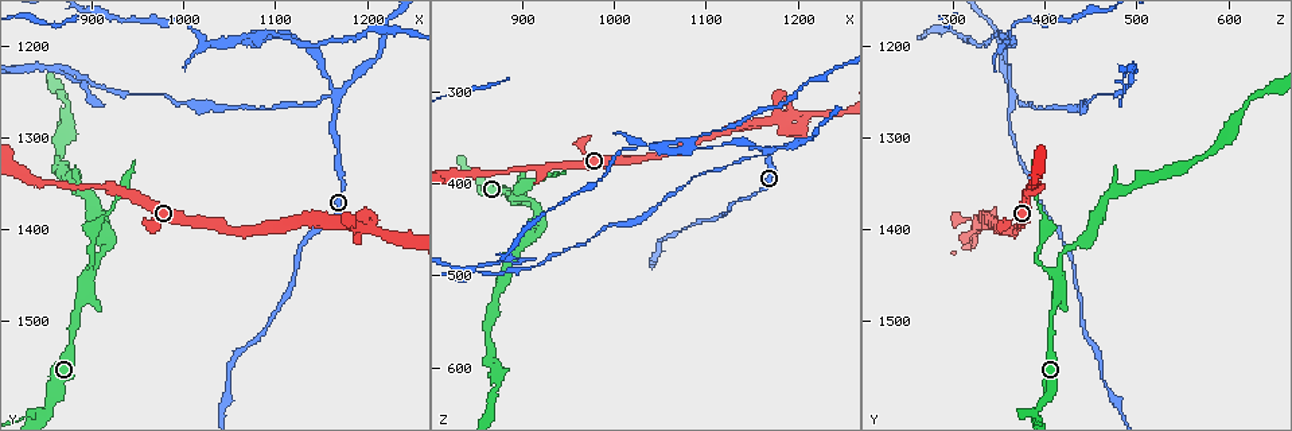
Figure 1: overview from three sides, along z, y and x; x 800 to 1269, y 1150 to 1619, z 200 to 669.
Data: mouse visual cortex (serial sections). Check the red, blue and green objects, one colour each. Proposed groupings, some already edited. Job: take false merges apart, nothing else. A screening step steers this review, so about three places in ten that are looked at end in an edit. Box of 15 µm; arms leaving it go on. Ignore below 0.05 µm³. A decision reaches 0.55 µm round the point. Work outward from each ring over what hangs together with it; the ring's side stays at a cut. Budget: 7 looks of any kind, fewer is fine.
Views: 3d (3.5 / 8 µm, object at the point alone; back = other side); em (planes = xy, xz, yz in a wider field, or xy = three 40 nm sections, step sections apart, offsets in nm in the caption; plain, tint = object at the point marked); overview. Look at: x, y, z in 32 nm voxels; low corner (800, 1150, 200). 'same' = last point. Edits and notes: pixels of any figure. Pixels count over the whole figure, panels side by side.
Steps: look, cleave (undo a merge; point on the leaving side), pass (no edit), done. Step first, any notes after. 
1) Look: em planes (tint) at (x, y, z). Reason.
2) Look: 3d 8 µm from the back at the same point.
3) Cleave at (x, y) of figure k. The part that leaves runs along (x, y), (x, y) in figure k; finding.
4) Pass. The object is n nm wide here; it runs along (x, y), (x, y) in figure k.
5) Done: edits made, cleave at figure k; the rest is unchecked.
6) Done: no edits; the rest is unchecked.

Look: 3d 3.5 µm at (1180, 1390, 325). Looks like a crossing.

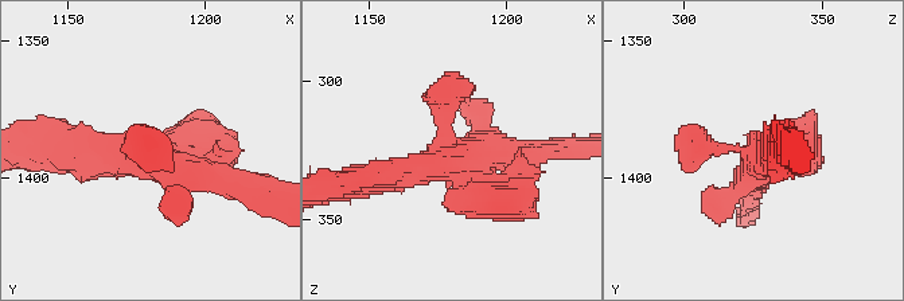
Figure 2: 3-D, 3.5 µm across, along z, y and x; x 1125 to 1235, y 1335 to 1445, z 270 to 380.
Cleave at (518, 215) of figure 2. The part that leaves runs along (472, 183), (514, 196), (534, 179) in figure 2; a second cell is stuck on.

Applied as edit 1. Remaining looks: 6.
Look: overview.

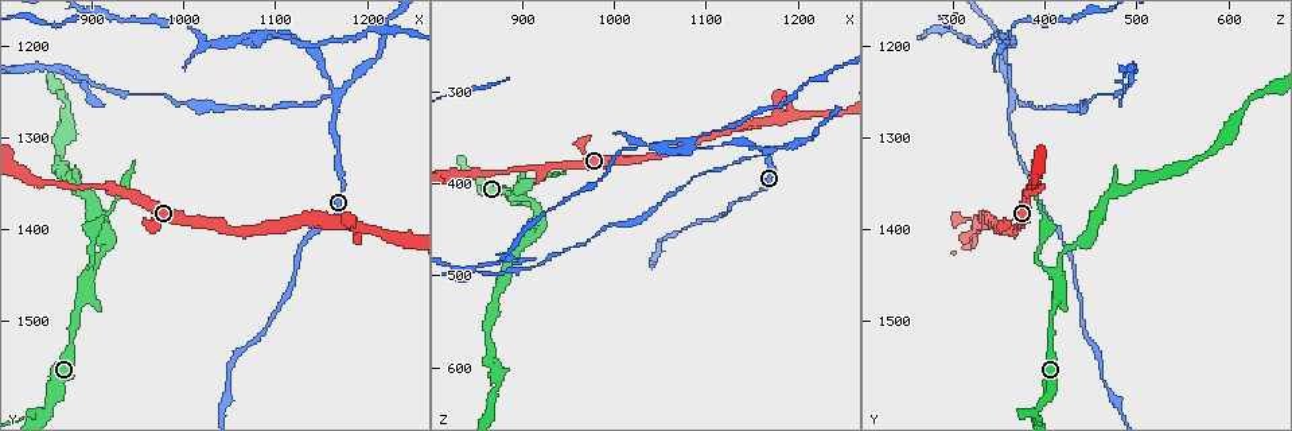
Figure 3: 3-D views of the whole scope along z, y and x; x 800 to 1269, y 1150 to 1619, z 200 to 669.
Look: 3d 8 µm from the back at (1165, 1255, 365). Abrupt turn.

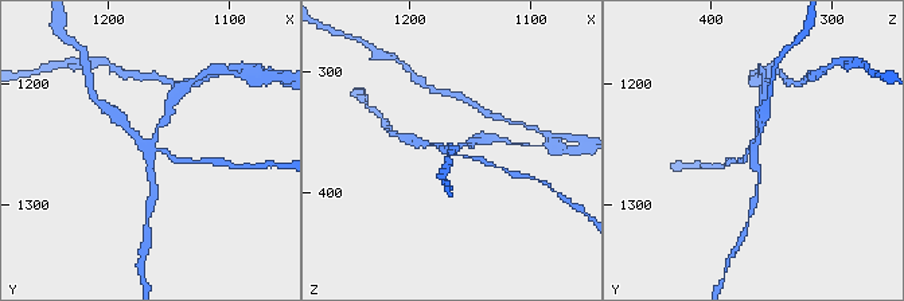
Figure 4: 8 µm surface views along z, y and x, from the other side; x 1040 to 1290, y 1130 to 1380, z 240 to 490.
Look: em xy step 1 (tint) at (1166, 1254, 368).

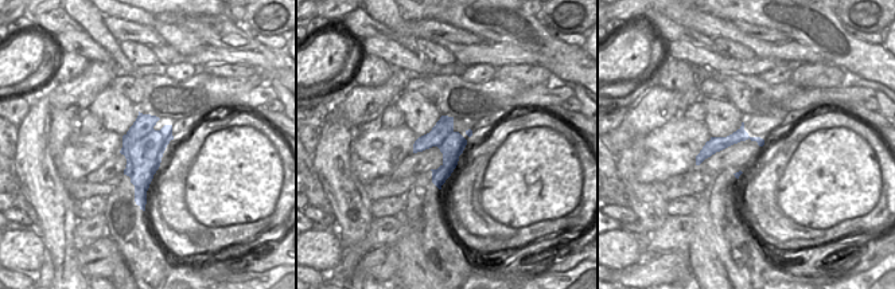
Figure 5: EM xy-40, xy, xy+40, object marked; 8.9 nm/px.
Cleave at (163, 121) of figure 4. Two cells meet here.

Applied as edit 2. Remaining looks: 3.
Look: 3d 3.5 µm at (895, 1450, 420). Three-way junction.

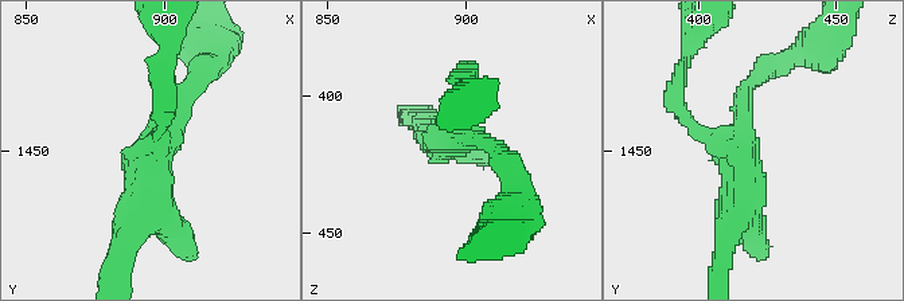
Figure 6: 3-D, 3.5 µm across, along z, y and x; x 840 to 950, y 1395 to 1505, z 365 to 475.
Look: em xy step 5 (tint) at (896, 1451, 416). Now the EM.

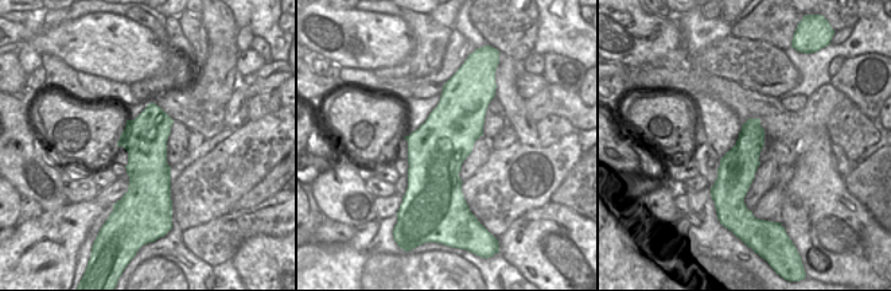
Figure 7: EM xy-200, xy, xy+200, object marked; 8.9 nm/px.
Pass. The object is 550 nm wide here; it runs along (127, 234), (171, 106), (197, 78) in figure 6; one cell here.

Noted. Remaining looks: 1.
Done: edits made, cleave at figure 2, cleave at figure 4; the rest is unchecked.

